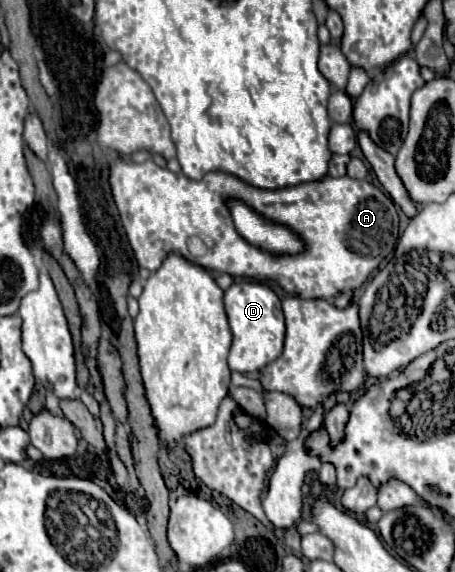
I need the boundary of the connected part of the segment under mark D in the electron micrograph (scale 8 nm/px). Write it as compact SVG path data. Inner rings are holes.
M259 281L233 283L225 291L225 311L233 333L233 345L227 357L231 371L257 373L281 355L285 338L285 317L281 309L281 299L271 287Z

